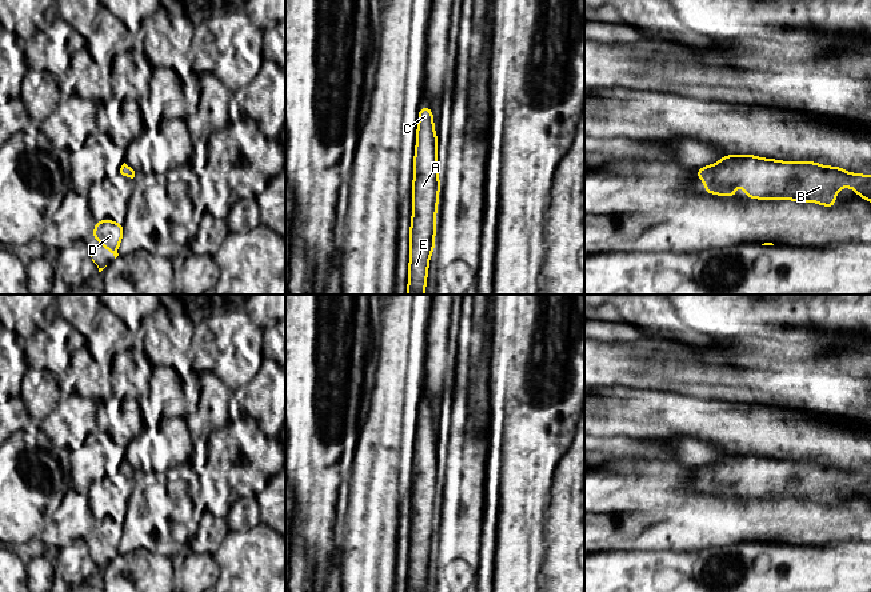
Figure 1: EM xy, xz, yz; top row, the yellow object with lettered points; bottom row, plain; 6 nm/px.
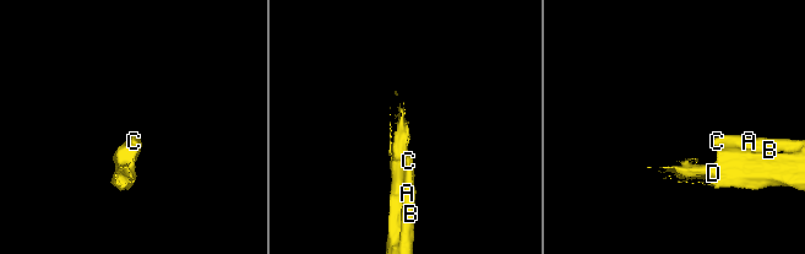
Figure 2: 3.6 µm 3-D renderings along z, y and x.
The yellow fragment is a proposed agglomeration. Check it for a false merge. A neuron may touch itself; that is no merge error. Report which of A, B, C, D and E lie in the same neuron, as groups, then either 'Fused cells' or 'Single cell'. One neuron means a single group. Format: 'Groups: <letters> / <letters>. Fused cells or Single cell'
Groups: A B C D E. Single cell

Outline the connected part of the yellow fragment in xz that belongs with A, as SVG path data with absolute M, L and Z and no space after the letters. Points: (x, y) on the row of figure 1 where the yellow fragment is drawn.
M428 105L419 109L416 131L415 175L409 231L409 267L407 295L425 295L429 256L435 249L436 208L440 180L436 157L438 137L433 113Z

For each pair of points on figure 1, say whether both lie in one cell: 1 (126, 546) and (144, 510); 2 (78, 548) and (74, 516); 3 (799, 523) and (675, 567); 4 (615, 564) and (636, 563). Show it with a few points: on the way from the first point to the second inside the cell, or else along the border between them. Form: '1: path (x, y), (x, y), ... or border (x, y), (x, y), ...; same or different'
1: path (135, 536), (144, 527), (144, 519); same
2: border (86, 539), (75, 539), (60, 548); different
3: border (743, 542), (712, 547); different
4: path (620, 564), (631, 564); same

